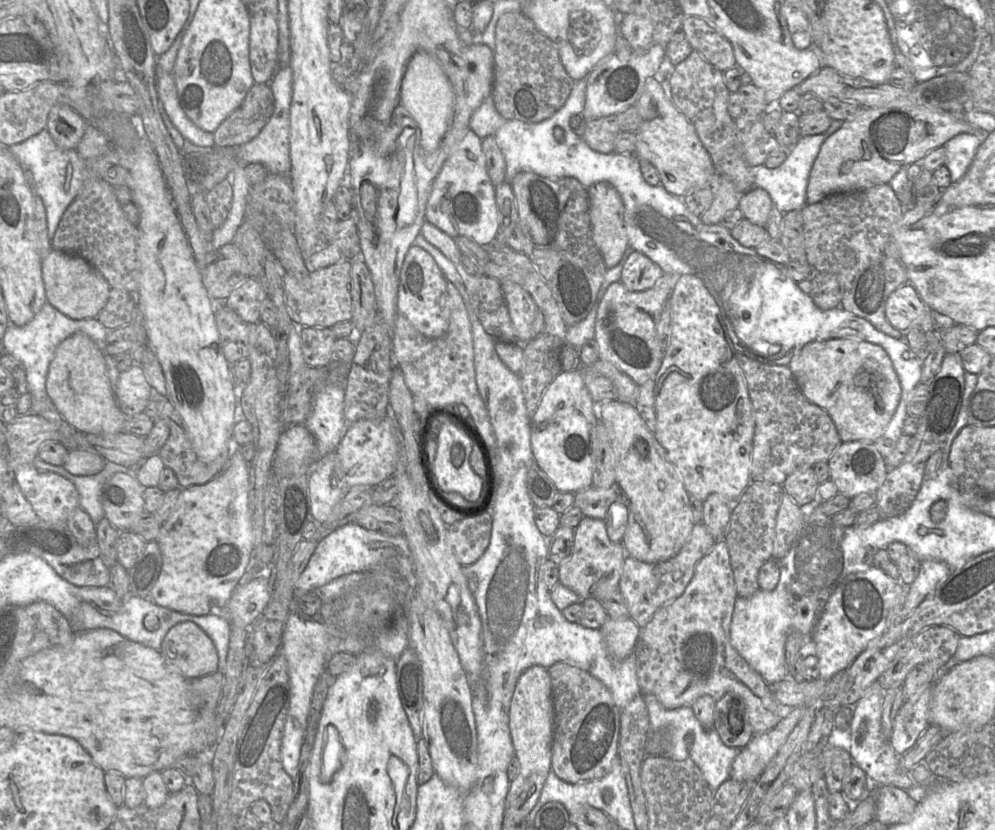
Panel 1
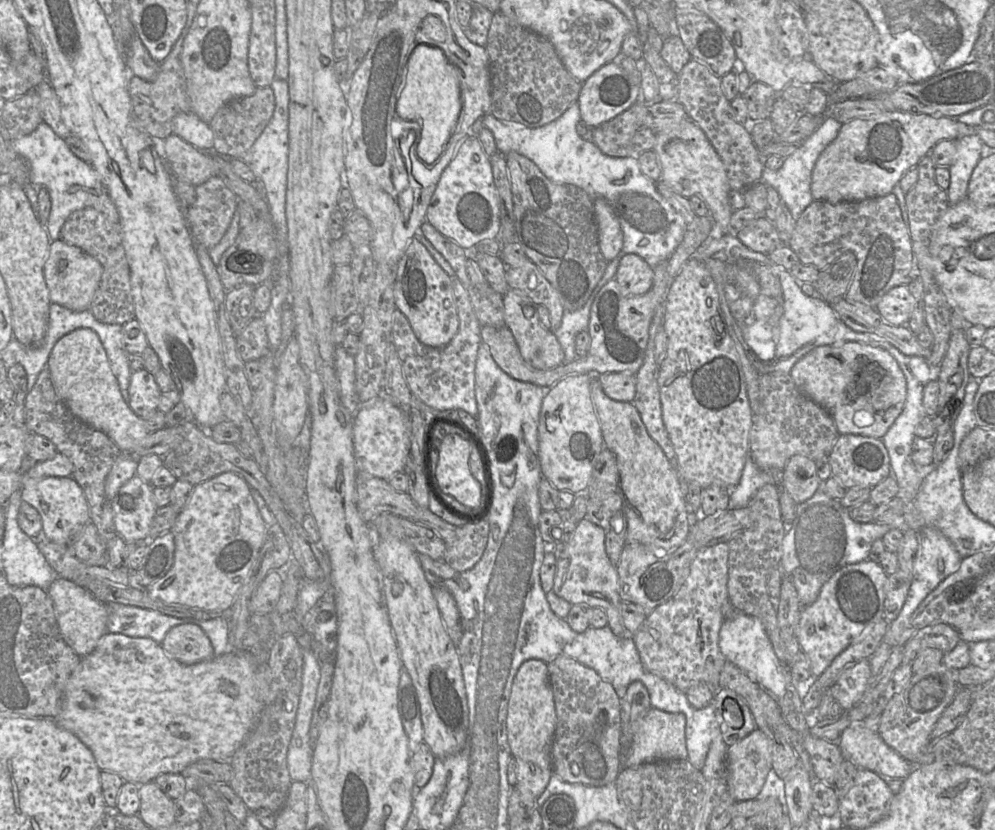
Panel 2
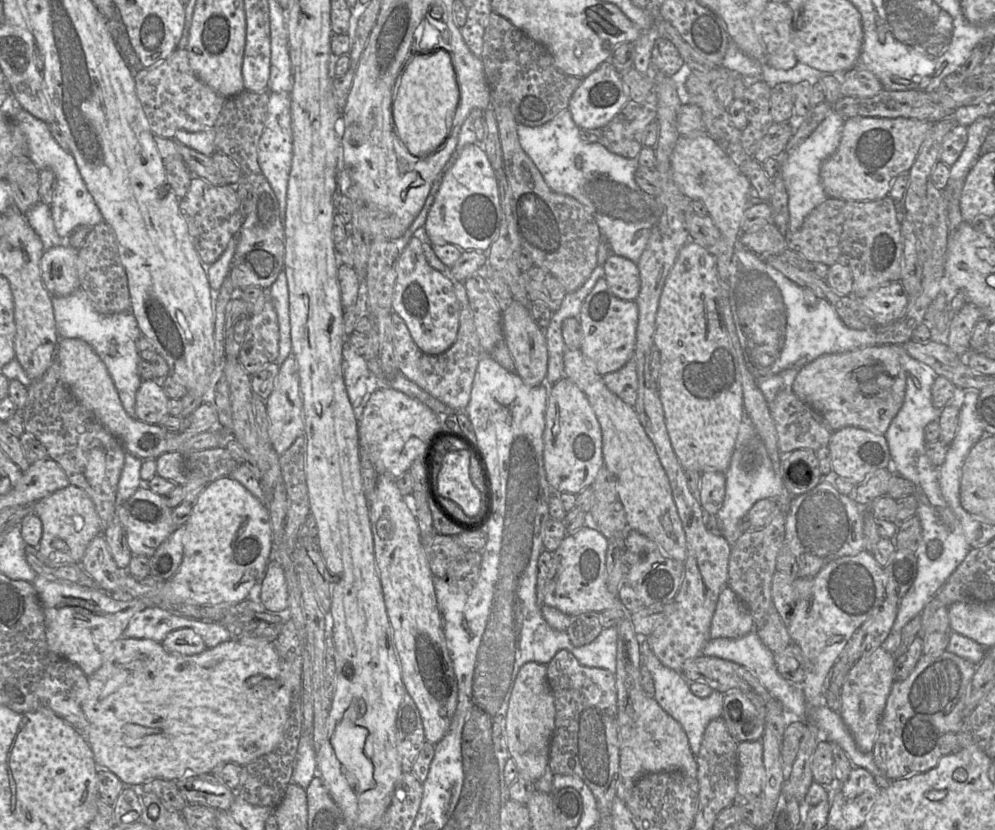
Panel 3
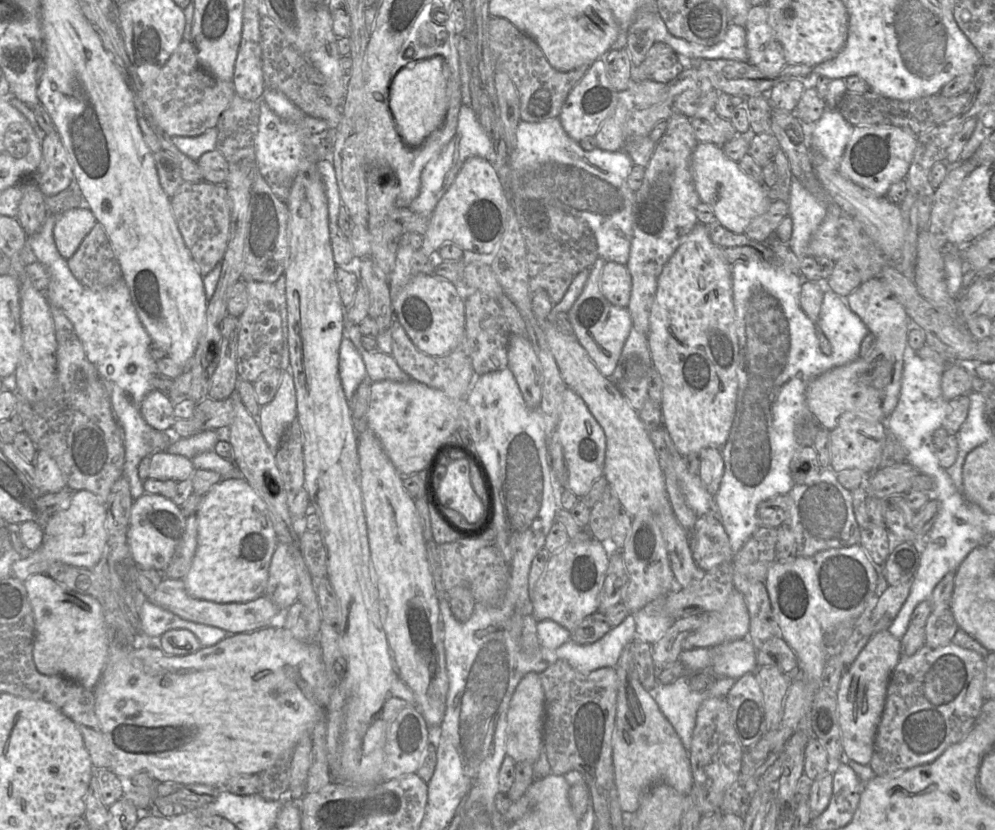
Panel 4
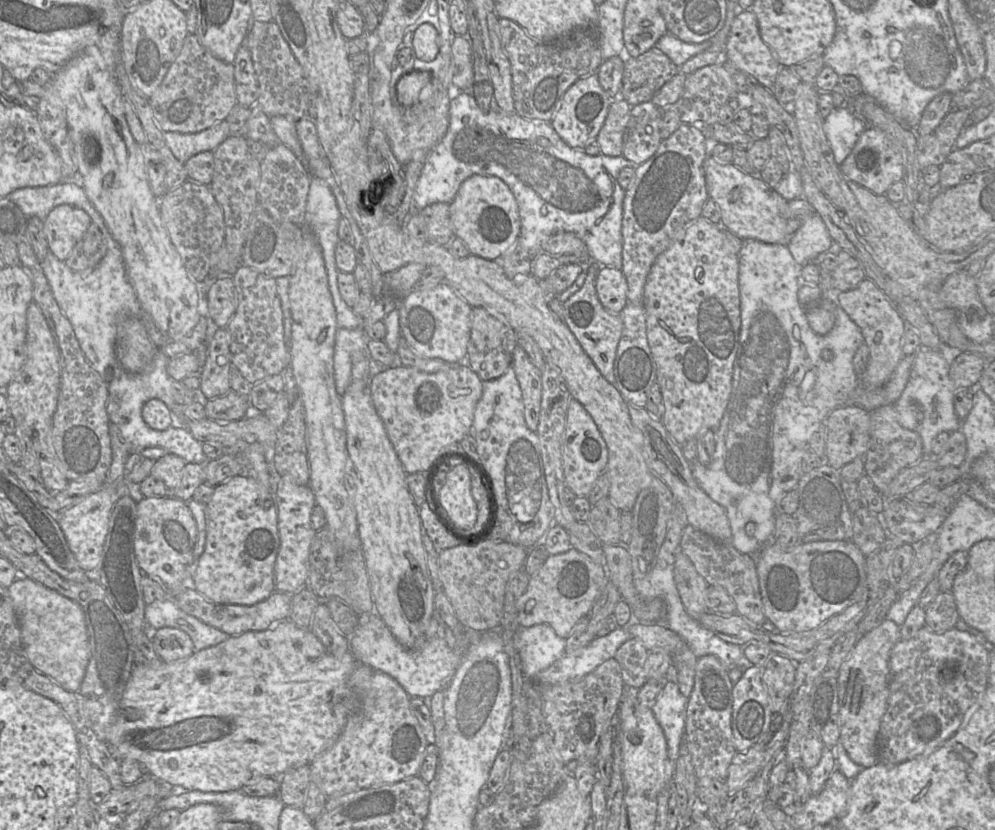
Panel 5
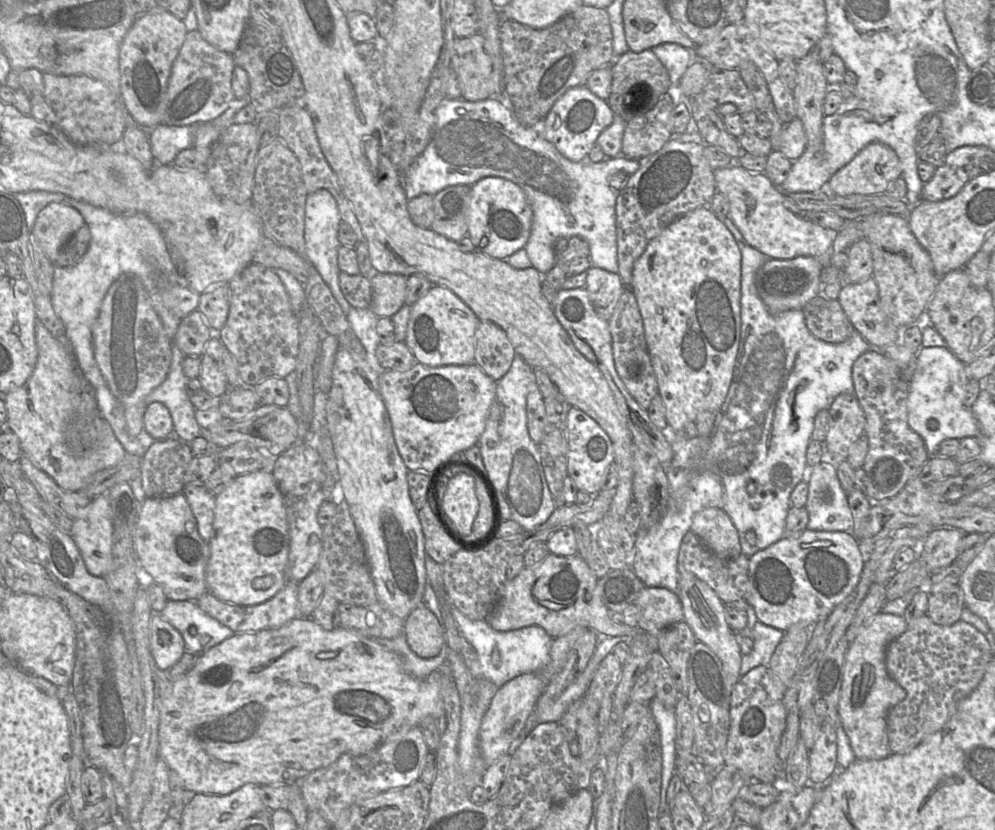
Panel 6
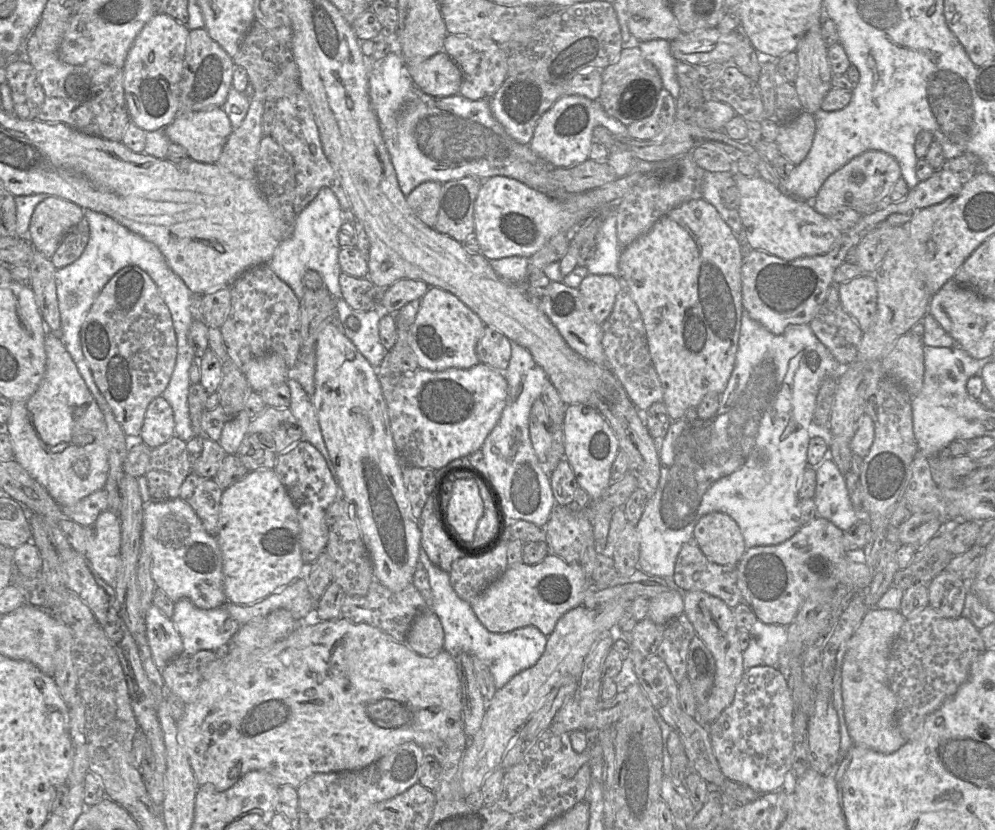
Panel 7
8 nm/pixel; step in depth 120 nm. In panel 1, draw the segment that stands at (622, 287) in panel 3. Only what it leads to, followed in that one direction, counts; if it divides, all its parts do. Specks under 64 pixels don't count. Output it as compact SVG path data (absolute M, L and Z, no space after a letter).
M633 251L625 261L620 282L629 291L645 291L663 277L661 267L639 251Z

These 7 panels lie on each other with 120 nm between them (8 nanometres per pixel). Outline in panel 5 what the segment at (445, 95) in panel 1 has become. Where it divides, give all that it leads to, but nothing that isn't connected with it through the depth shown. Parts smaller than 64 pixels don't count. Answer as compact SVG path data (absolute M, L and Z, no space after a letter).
M412 71L405 74L396 84L397 102L404 109L426 105L432 94L432 77L426 71Z

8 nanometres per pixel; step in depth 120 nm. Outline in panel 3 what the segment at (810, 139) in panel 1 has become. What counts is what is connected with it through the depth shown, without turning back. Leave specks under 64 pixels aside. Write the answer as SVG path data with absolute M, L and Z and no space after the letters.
M832 110L799 147L781 159L779 174L784 180L789 198L789 233L799 230L805 217L828 198L822 186L820 169L822 163L837 150L844 123L845 120Z

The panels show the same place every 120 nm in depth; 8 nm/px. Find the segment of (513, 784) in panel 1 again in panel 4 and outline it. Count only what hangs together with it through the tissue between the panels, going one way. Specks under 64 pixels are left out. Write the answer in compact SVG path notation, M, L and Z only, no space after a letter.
M527 673L517 685L507 712L506 753L515 762L534 764L543 749L545 694L538 673Z

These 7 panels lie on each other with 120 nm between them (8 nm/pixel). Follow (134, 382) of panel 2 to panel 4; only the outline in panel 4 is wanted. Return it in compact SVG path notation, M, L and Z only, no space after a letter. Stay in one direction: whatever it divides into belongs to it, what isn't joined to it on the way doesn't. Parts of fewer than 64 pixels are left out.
M157 389L151 390L143 398L140 414L153 429L170 432L176 418L173 409L174 402Z

